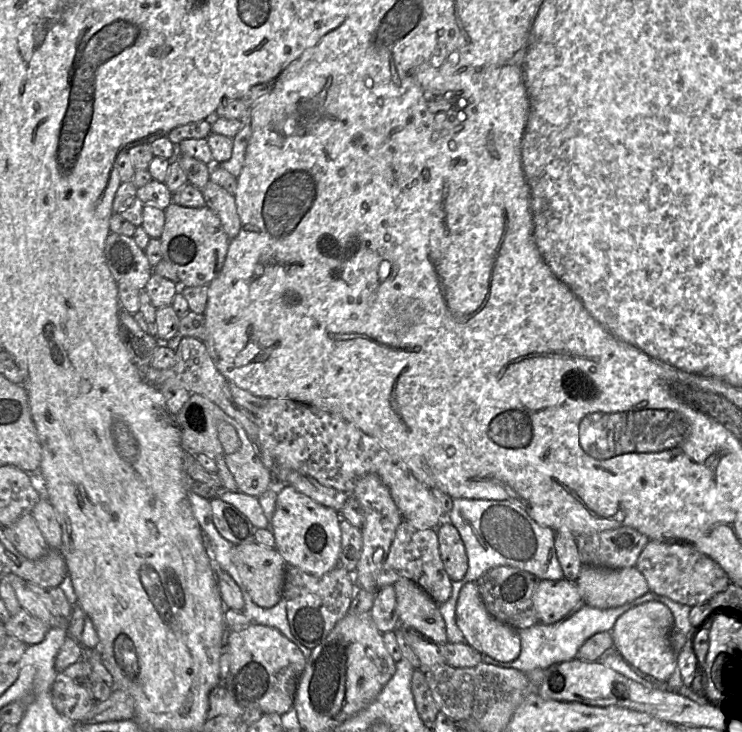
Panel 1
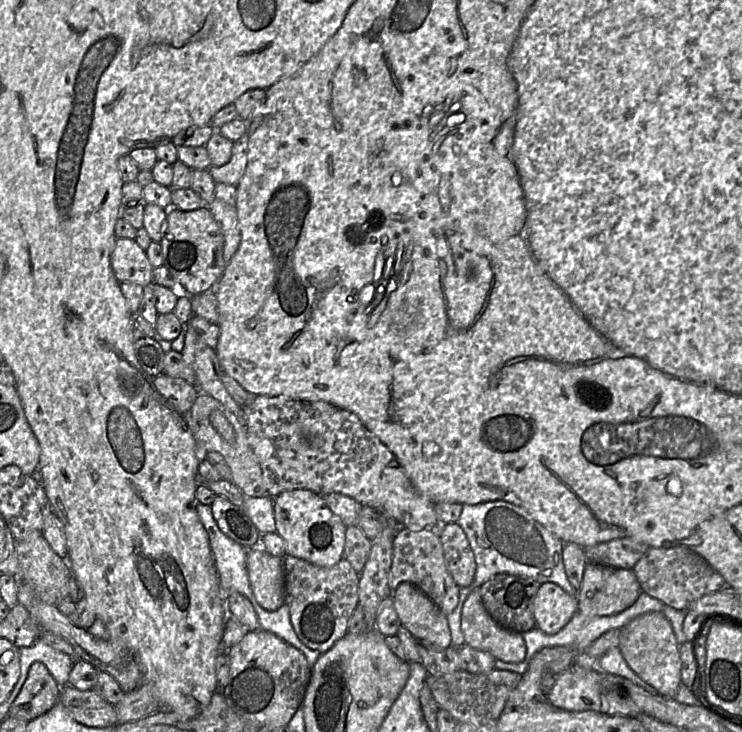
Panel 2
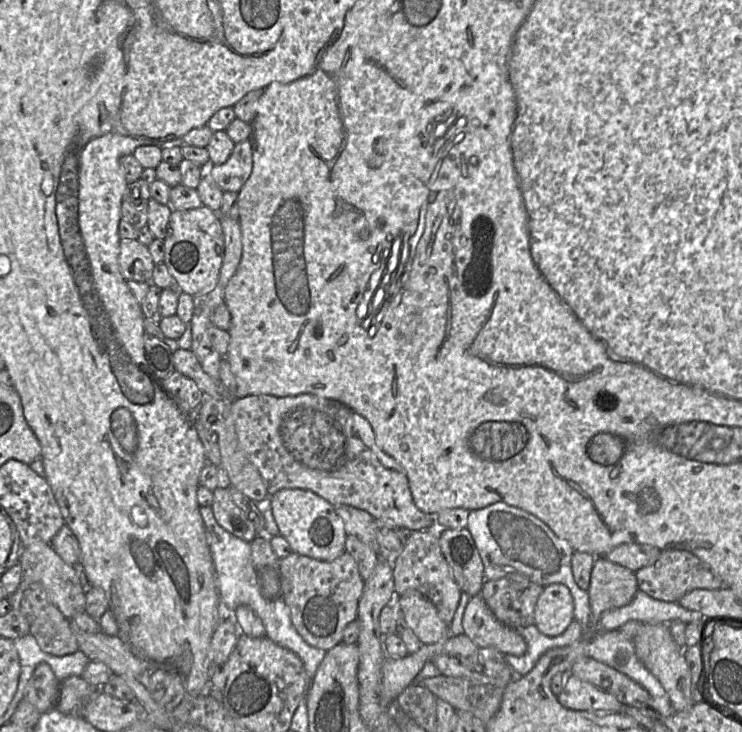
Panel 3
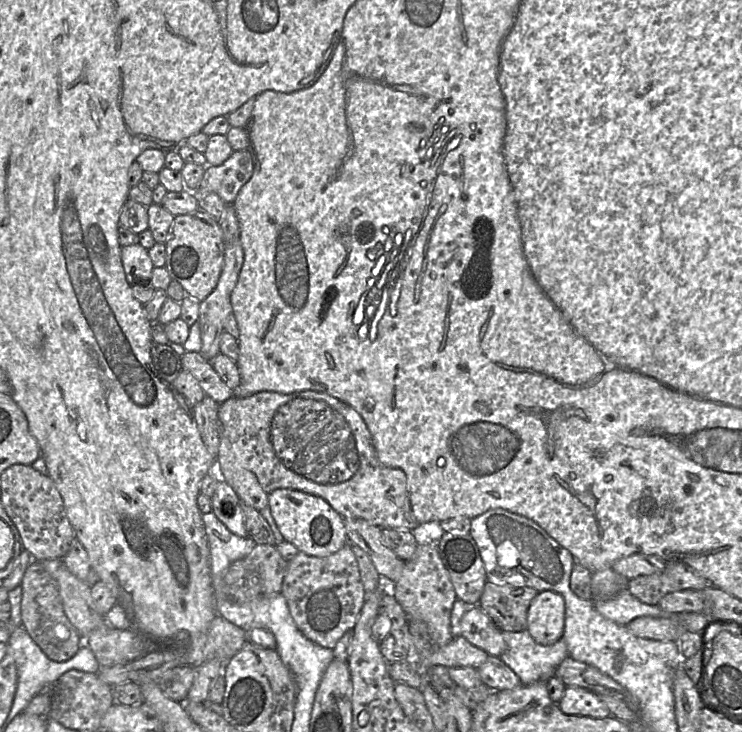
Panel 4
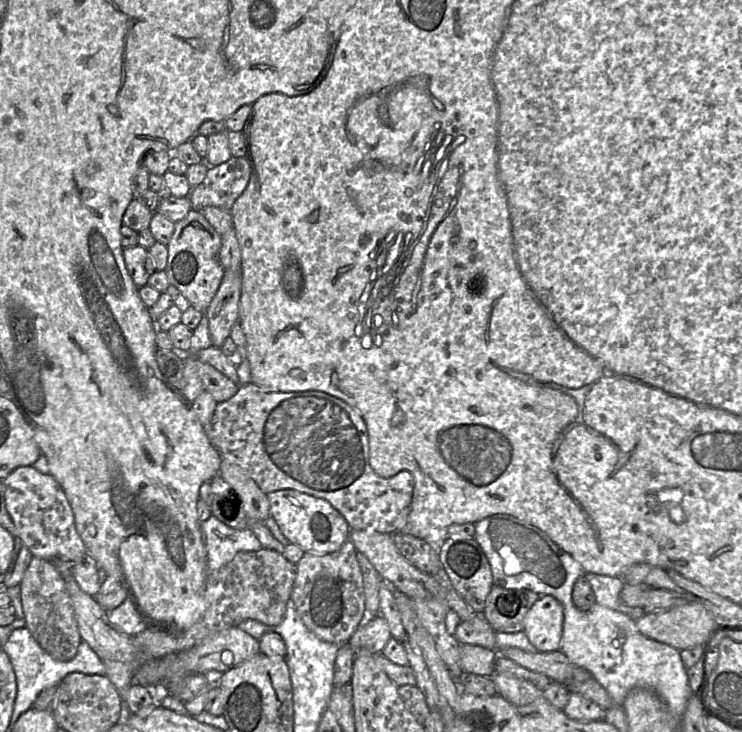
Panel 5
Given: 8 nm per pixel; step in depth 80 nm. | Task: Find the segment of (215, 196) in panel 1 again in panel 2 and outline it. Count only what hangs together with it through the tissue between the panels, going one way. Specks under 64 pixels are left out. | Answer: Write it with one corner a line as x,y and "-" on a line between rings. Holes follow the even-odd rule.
217,198
206,206
209,207
224,235
224,261
228,263
237,251
241,241
236,206
228,205

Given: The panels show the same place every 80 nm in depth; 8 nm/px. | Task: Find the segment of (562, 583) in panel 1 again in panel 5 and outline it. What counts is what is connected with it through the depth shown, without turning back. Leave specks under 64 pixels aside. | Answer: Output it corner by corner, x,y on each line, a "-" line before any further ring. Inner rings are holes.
551,595
541,596
527,612
524,633
540,653
560,651
564,613
562,604

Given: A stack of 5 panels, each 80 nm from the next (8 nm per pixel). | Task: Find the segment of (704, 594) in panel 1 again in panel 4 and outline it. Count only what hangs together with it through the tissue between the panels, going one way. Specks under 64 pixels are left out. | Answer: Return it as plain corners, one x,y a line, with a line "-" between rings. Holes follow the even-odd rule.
666,561
665,568
652,575
641,575
627,583
627,590
635,598
648,605
656,605
667,594
680,590
703,590
713,586
710,582
680,561

